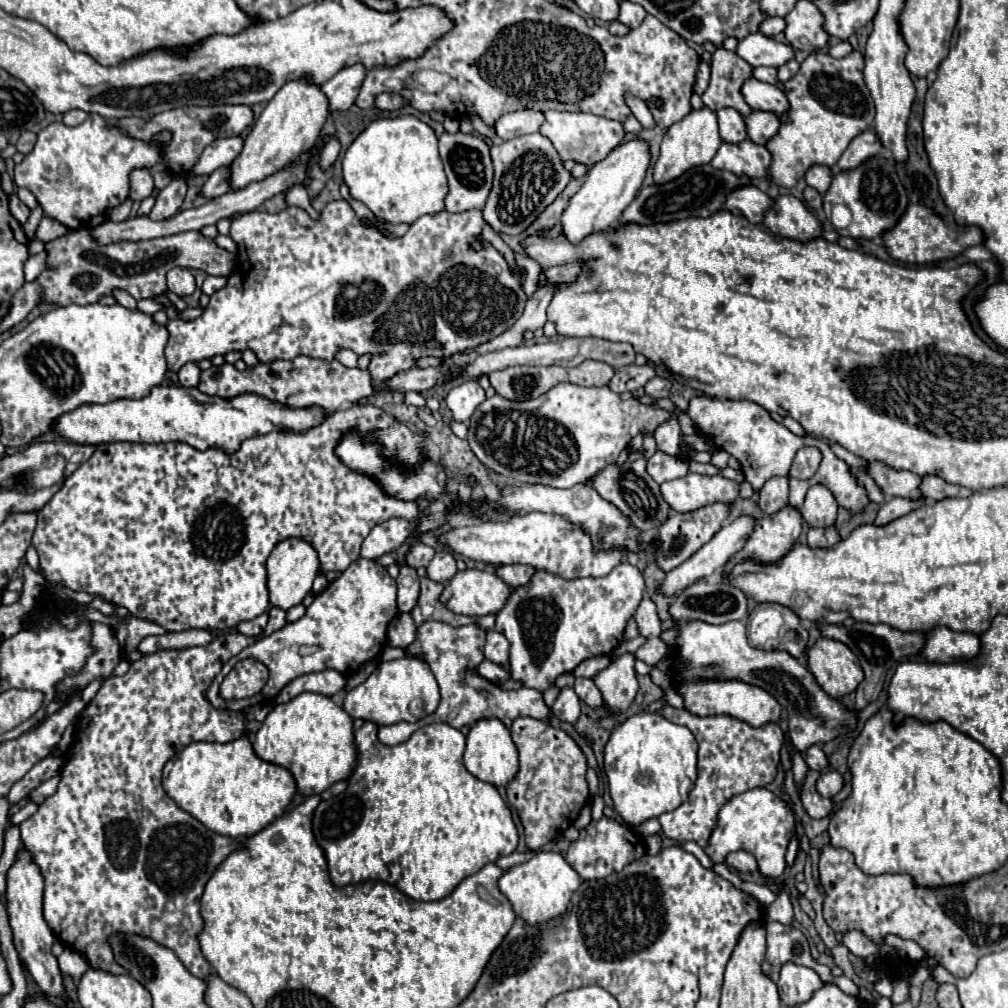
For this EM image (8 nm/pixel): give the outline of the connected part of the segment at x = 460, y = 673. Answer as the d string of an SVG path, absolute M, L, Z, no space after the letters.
M425 621L425 623L417 625L417 641L413 641L413 645L407 645L405 653L409 657L413 655L417 659L423 659L429 665L431 673L435 675L435 679L441 687L441 703L433 715L429 715L417 723L401 721L401 723L379 727L379 741L385 745L399 745L399 743L407 741L413 731L417 731L419 727L423 727L427 723L447 723L455 729L461 729L465 725L475 725L479 719L485 719L485 717L497 717L507 727L517 717L533 717L533 719L549 721L551 711L545 705L545 701L537 689L521 687L517 691L507 691L477 673L477 665L485 659L483 645L485 645L485 631L479 629L477 625L451 627L441 621Z

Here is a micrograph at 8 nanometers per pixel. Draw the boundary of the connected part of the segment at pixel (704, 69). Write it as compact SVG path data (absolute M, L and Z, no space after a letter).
M701 63L699 65L699 71L697 71L697 81L695 81L693 91L697 95L701 95L707 89L707 85L709 85L709 65L707 63Z

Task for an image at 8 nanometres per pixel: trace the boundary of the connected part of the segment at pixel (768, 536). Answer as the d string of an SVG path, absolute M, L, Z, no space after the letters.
M785 505L785 509L763 515L763 519L755 525L753 535L749 537L743 551L733 555L725 565L729 571L737 561L745 557L753 557L761 563L777 563L799 539L801 535L801 513L793 505Z

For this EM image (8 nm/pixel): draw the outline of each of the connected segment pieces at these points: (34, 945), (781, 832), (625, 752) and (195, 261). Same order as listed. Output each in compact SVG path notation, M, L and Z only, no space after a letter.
M21 849L17 855L17 863L7 873L7 913L13 929L13 939L17 953L21 961L27 965L29 973L33 975L39 989L43 989L45 995L51 997L63 997L65 985L61 981L61 971L57 965L57 957L51 953L51 947L55 943L55 933L49 929L47 921L43 919L43 877L35 863L31 863L29 851Z
M765 787L749 789L741 795L731 797L717 813L715 829L709 837L705 853L713 863L723 863L723 859L733 851L749 851L759 863L759 871L765 879L777 879L785 869L785 851L791 841L795 827L793 811L783 803L781 797Z
M657 713L633 715L611 733L611 739L605 745L605 775L613 799L613 809L627 825L637 827L647 819L659 817L661 813L673 811L685 803L685 797L697 779L697 741L689 729L671 723Z
M79 229L59 239L45 243L49 251L47 267L37 277L43 287L43 301L57 303L57 305L87 305L97 303L99 297L111 295L115 287L129 291L135 299L151 299L153 295L165 293L165 275L167 269L185 267L200 269L209 275L227 277L233 269L235 255L227 253L225 249L217 247L213 239L203 237L199 231L177 233L169 237L149 239L149 241L125 241L99 247L91 237L89 231Z

